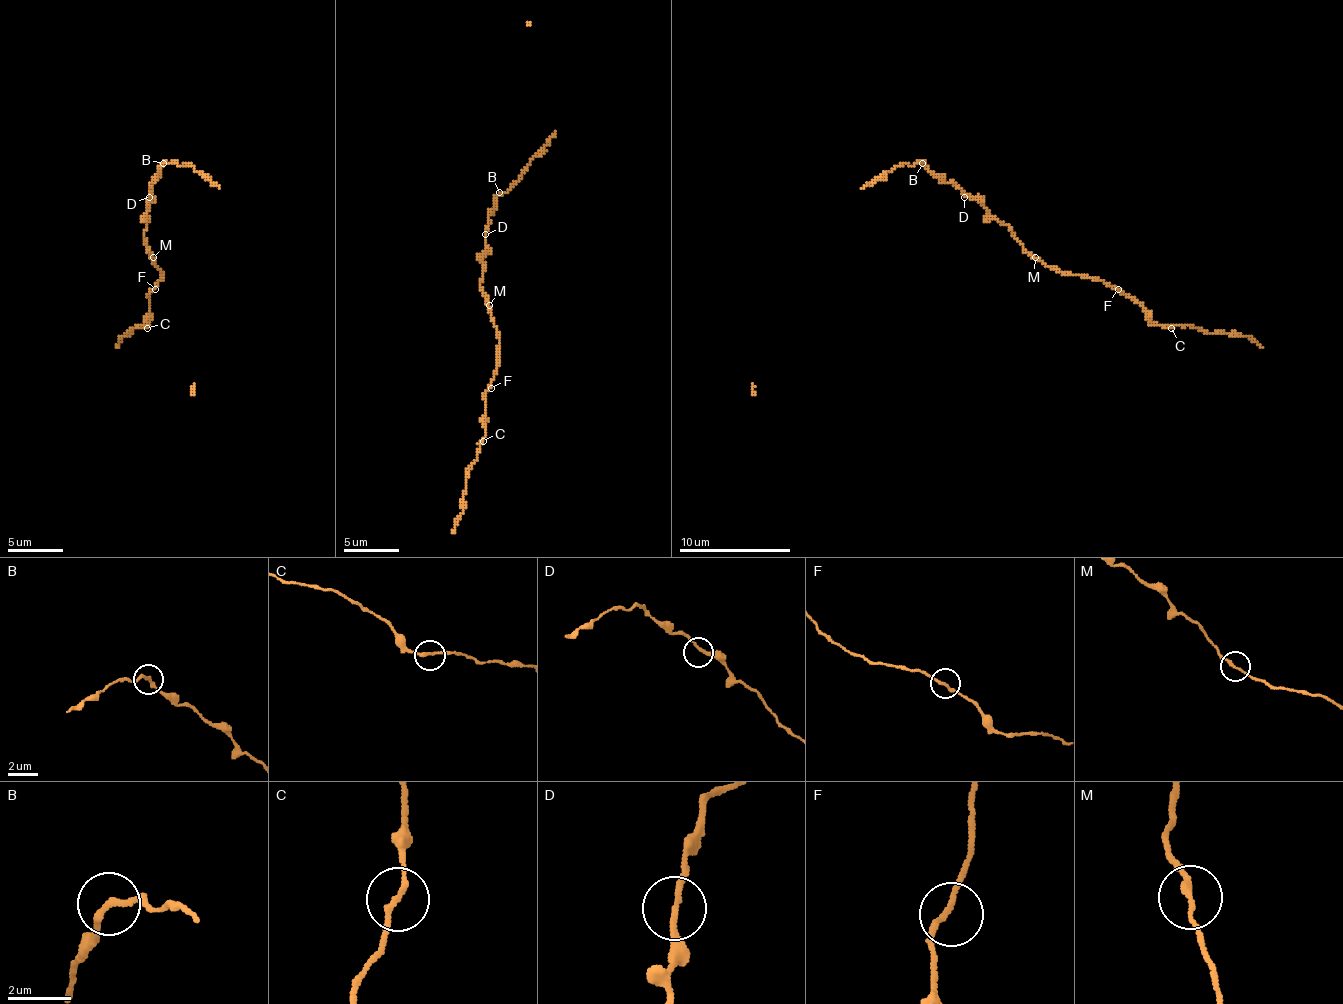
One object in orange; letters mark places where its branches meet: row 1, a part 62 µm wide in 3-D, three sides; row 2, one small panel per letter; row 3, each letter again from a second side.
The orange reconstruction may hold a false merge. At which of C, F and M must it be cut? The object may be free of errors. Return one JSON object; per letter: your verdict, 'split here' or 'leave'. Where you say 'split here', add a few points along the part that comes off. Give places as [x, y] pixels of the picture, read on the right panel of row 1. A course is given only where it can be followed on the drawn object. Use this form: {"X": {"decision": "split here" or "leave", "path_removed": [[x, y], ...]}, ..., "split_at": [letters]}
{"C": {"decision": "leave"}, "F": {"decision": "leave"}, "M": {"decision": "leave"}, "split_at": []}

